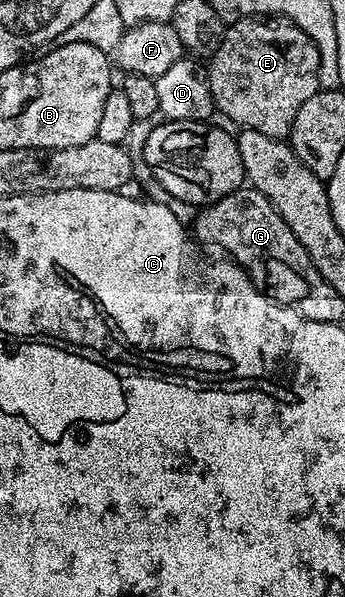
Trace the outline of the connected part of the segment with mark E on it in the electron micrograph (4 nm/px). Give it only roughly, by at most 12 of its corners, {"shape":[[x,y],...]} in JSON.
{"shape":[[238,17],[208,59],[215,108],[285,140],[320,89],[289,21]]}

